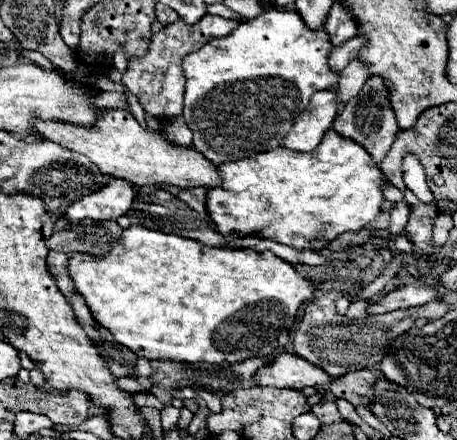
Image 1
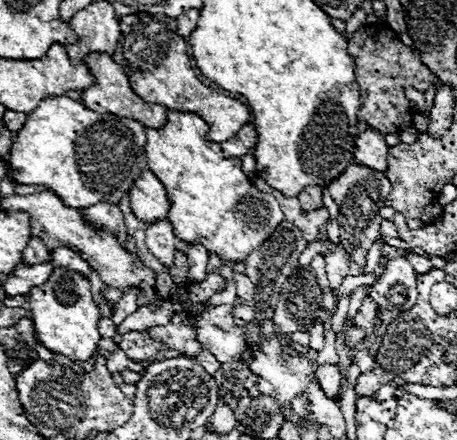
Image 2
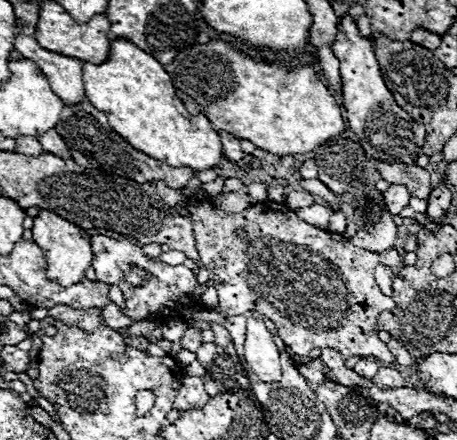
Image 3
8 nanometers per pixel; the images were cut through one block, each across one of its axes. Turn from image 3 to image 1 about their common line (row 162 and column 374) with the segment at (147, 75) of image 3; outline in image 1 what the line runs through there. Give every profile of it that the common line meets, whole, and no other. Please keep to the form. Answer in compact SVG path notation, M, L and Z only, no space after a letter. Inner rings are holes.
M328 130L320 146L312 152L290 152L286 148L274 148L236 162L220 164L218 172L222 180L216 188L206 192L206 210L222 236L232 232L240 236L262 236L296 250L318 252L336 236L362 230L382 212L380 206L384 202L382 190L386 180L382 170L360 144L338 136L334 130Z

